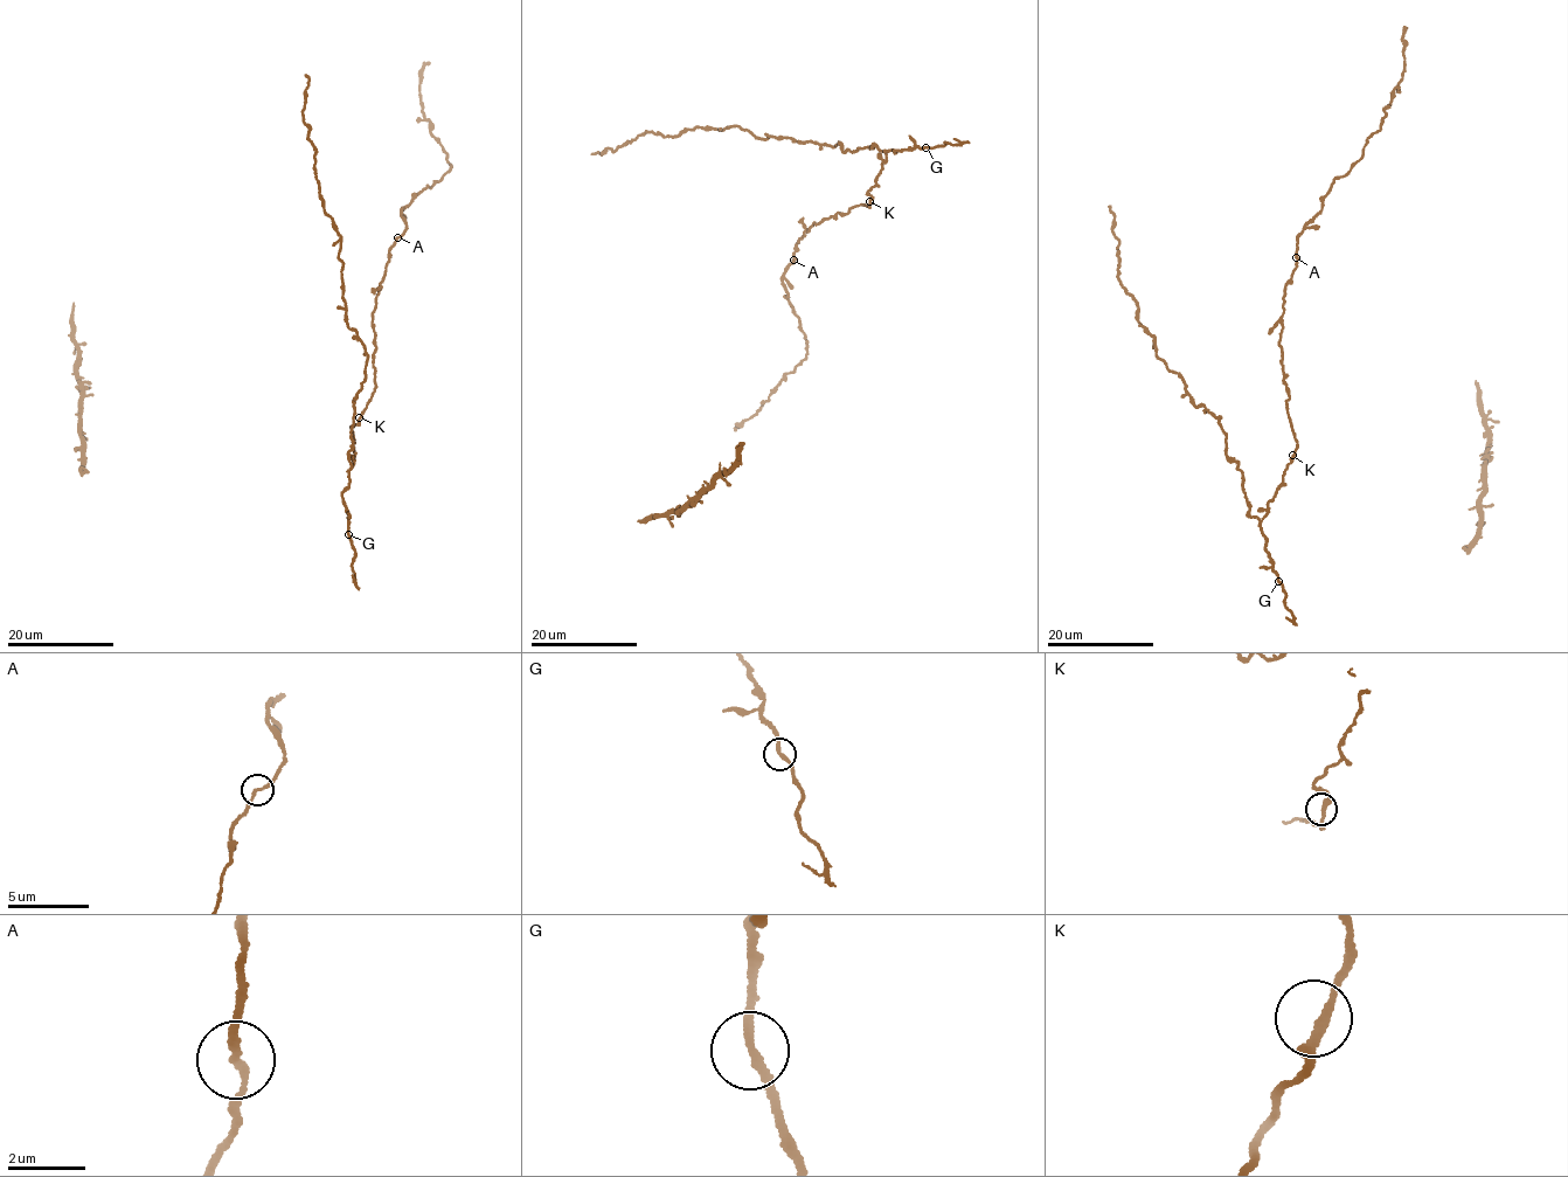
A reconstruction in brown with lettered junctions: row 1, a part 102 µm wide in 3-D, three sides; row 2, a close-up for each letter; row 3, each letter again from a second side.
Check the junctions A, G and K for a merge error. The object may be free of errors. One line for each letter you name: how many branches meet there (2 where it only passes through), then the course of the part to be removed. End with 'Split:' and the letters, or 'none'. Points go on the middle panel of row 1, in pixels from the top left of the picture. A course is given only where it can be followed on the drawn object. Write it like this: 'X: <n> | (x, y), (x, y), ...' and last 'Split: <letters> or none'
Split: none

